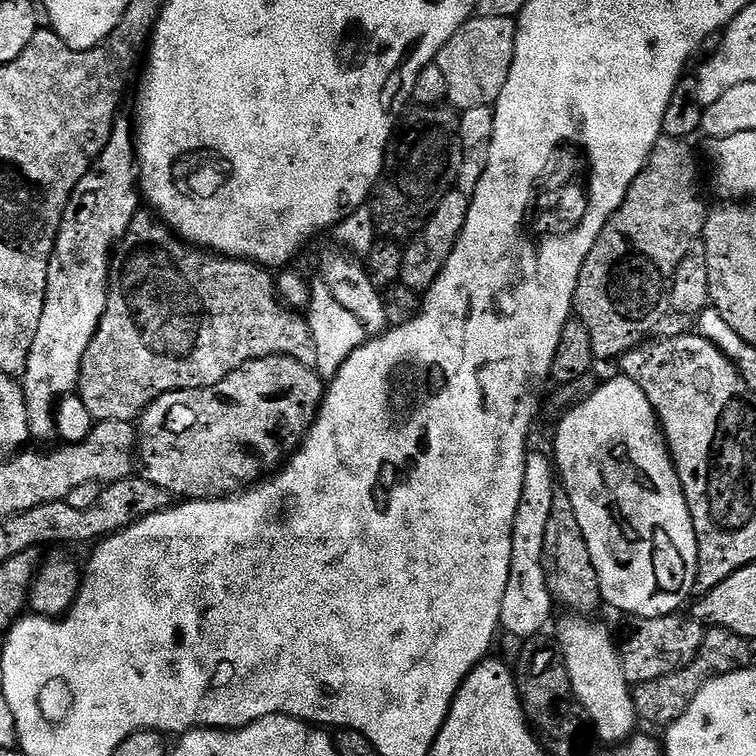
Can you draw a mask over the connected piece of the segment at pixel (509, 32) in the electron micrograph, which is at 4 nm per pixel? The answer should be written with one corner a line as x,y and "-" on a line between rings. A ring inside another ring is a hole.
476,14
460,27
446,46
442,46
434,62
442,70
447,103
453,109
456,107
457,113
495,105
502,94
502,86
506,86
506,78
510,78
510,66
514,66
515,41
515,19
486,18

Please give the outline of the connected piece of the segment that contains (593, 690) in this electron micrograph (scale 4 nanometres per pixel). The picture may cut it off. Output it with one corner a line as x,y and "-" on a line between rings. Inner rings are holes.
568,614
565,617
560,624
558,652
564,669
568,671
572,693
584,707
584,715
588,717
595,739
605,740
608,746
623,745
625,741
631,740
637,731
638,717
632,701
633,685
629,684
626,674
622,674
618,644
615,644
611,634
602,625
595,624
592,618
585,618
580,614

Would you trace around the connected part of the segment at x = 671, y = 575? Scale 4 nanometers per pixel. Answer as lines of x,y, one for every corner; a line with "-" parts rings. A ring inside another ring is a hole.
617,375
617,380
608,380
601,383
591,394
583,400
571,405
568,412
560,420
556,428
556,456
554,468
558,473
559,483
566,490
570,498
570,506
574,506
574,515
578,517
578,526
582,526
582,534
586,538
586,546
590,546
590,558
594,562
594,570
598,570
600,595
603,603
613,604
620,612
629,612
635,618
649,616
671,616
679,613
688,595
693,595
696,587
696,567
698,566
698,542
694,534
694,522
690,518
688,503
684,497
684,488
676,473
672,455
668,452
668,443
664,441
664,431
660,429
660,420
655,410
650,406
646,394
636,383
627,376

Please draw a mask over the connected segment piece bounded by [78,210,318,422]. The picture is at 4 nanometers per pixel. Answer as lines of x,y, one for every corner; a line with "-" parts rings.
147,210
136,213
130,230
124,235
123,240
116,245
114,255
110,261
110,275
108,277
108,305
106,314
102,314
102,322
82,358
80,383
78,395
81,402
90,410
93,421
102,420
127,420
135,421
143,416
144,412
167,392
190,390
191,388
213,388
222,378
226,378
238,366
246,366
246,362
266,358
267,356
285,356
304,364
307,368
315,368
318,362
318,346
314,346
314,338
310,334
307,319
299,311
285,306
278,295
278,284
269,269
253,264
251,260
238,260
225,258
207,250
201,250
183,240
173,229
160,224

